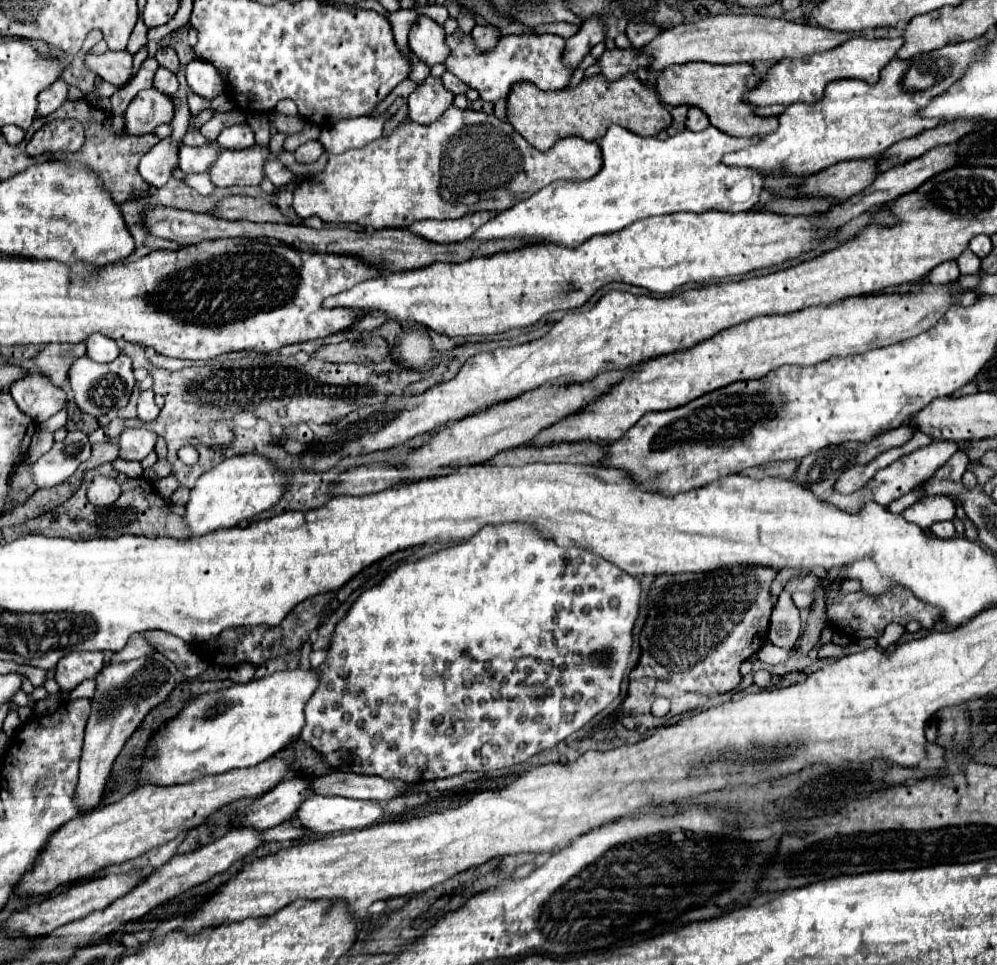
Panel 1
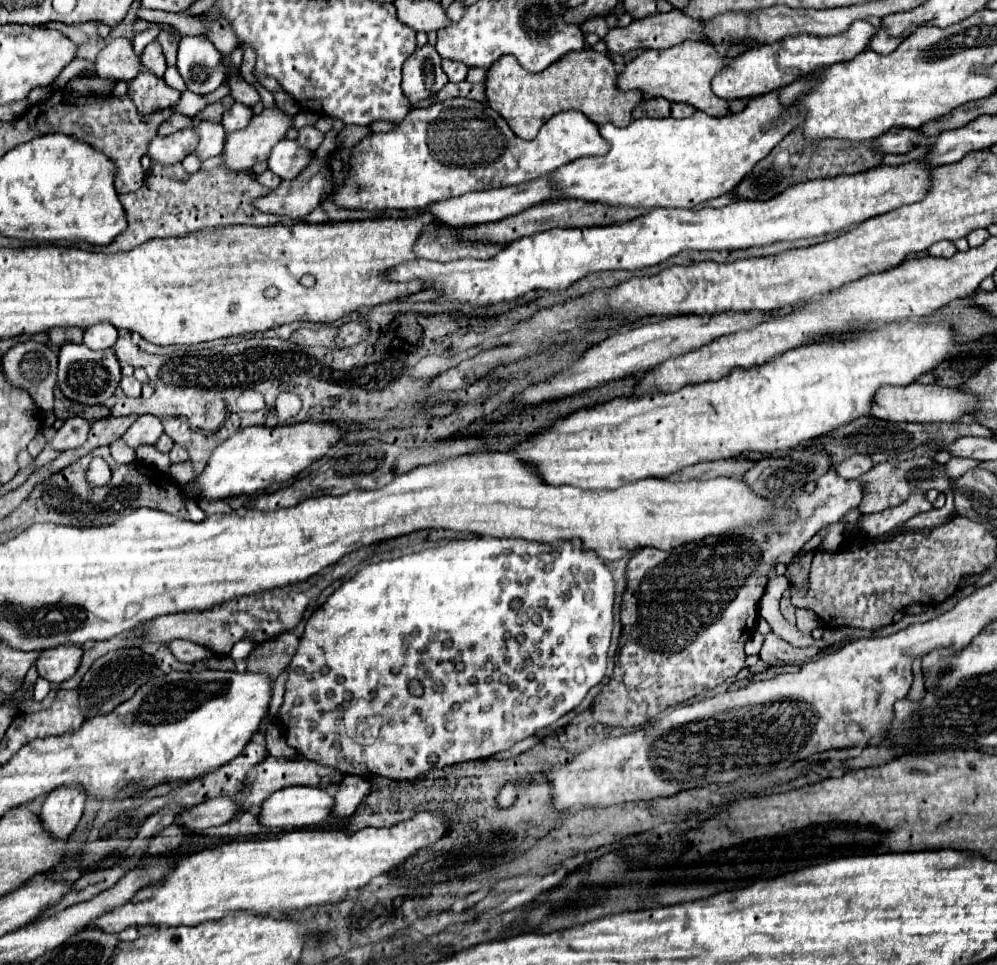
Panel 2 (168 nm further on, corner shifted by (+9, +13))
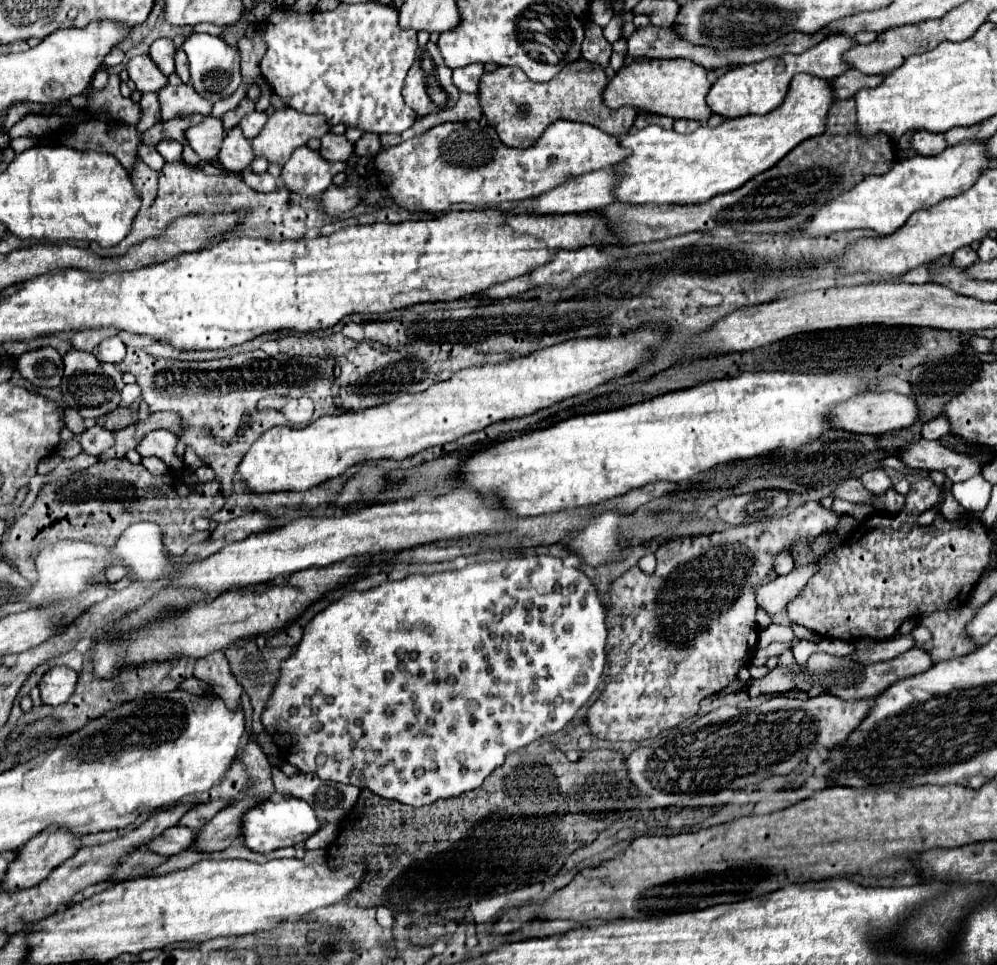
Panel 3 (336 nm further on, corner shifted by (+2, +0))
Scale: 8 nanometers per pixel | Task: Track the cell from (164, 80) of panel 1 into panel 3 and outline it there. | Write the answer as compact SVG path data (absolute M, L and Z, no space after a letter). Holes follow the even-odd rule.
M156 39L150 45L150 59L158 65L158 69L166 77L174 73L174 51L176 51L176 47L172 45L170 39Z

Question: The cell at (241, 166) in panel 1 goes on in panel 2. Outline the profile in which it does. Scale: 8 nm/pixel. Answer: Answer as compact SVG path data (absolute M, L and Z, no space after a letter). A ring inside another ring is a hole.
M265 108L253 116L249 126L227 134L225 142L225 166L229 170L249 170L255 162L269 158L273 146L285 138L293 126L293 118L279 108Z

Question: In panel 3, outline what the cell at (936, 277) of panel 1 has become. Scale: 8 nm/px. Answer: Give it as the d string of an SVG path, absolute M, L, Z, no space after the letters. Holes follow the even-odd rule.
M964 247L964 249L958 249L958 251L952 255L952 265L964 269L964 267L972 265L976 259L978 259L976 251L972 251L970 247Z

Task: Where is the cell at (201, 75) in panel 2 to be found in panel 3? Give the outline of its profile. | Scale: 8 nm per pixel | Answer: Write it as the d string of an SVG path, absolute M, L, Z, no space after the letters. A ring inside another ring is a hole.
M192 35L182 45L182 49L188 55L190 81L192 81L198 95L216 103L216 101L232 95L236 91L236 87L242 81L242 77L240 77L240 57L238 57L236 47L226 45L220 37L214 37L214 35Z

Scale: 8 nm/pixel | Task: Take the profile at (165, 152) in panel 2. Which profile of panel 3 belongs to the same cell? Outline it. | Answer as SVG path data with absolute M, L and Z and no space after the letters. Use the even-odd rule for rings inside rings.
M204 117L202 123L188 129L186 137L188 137L188 145L198 153L202 161L216 161L224 139L222 119Z

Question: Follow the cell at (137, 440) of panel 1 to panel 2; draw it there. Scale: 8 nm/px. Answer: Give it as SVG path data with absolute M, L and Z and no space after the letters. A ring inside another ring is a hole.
M143 414L137 418L135 424L129 426L129 430L121 436L131 448L143 446L143 444L155 444L159 436L163 434L163 424L157 420L157 416Z

